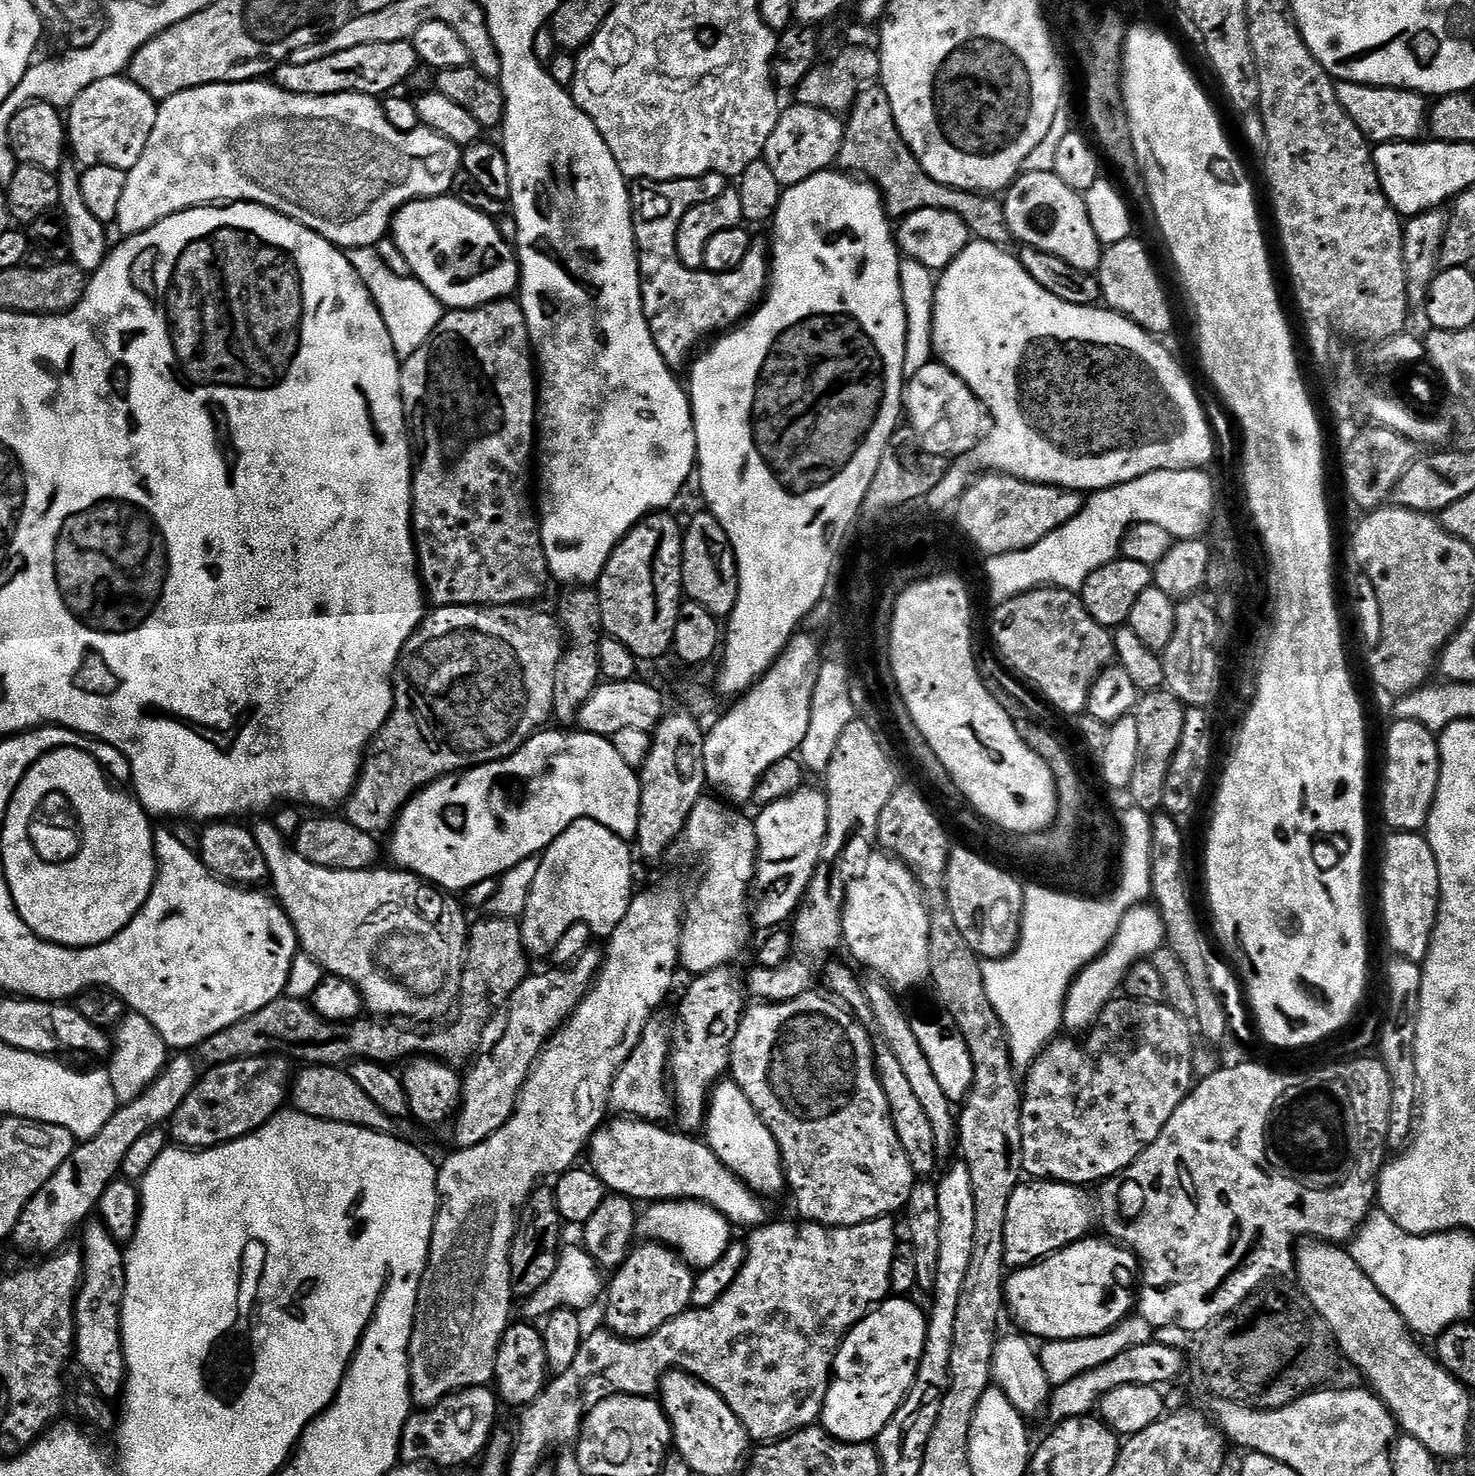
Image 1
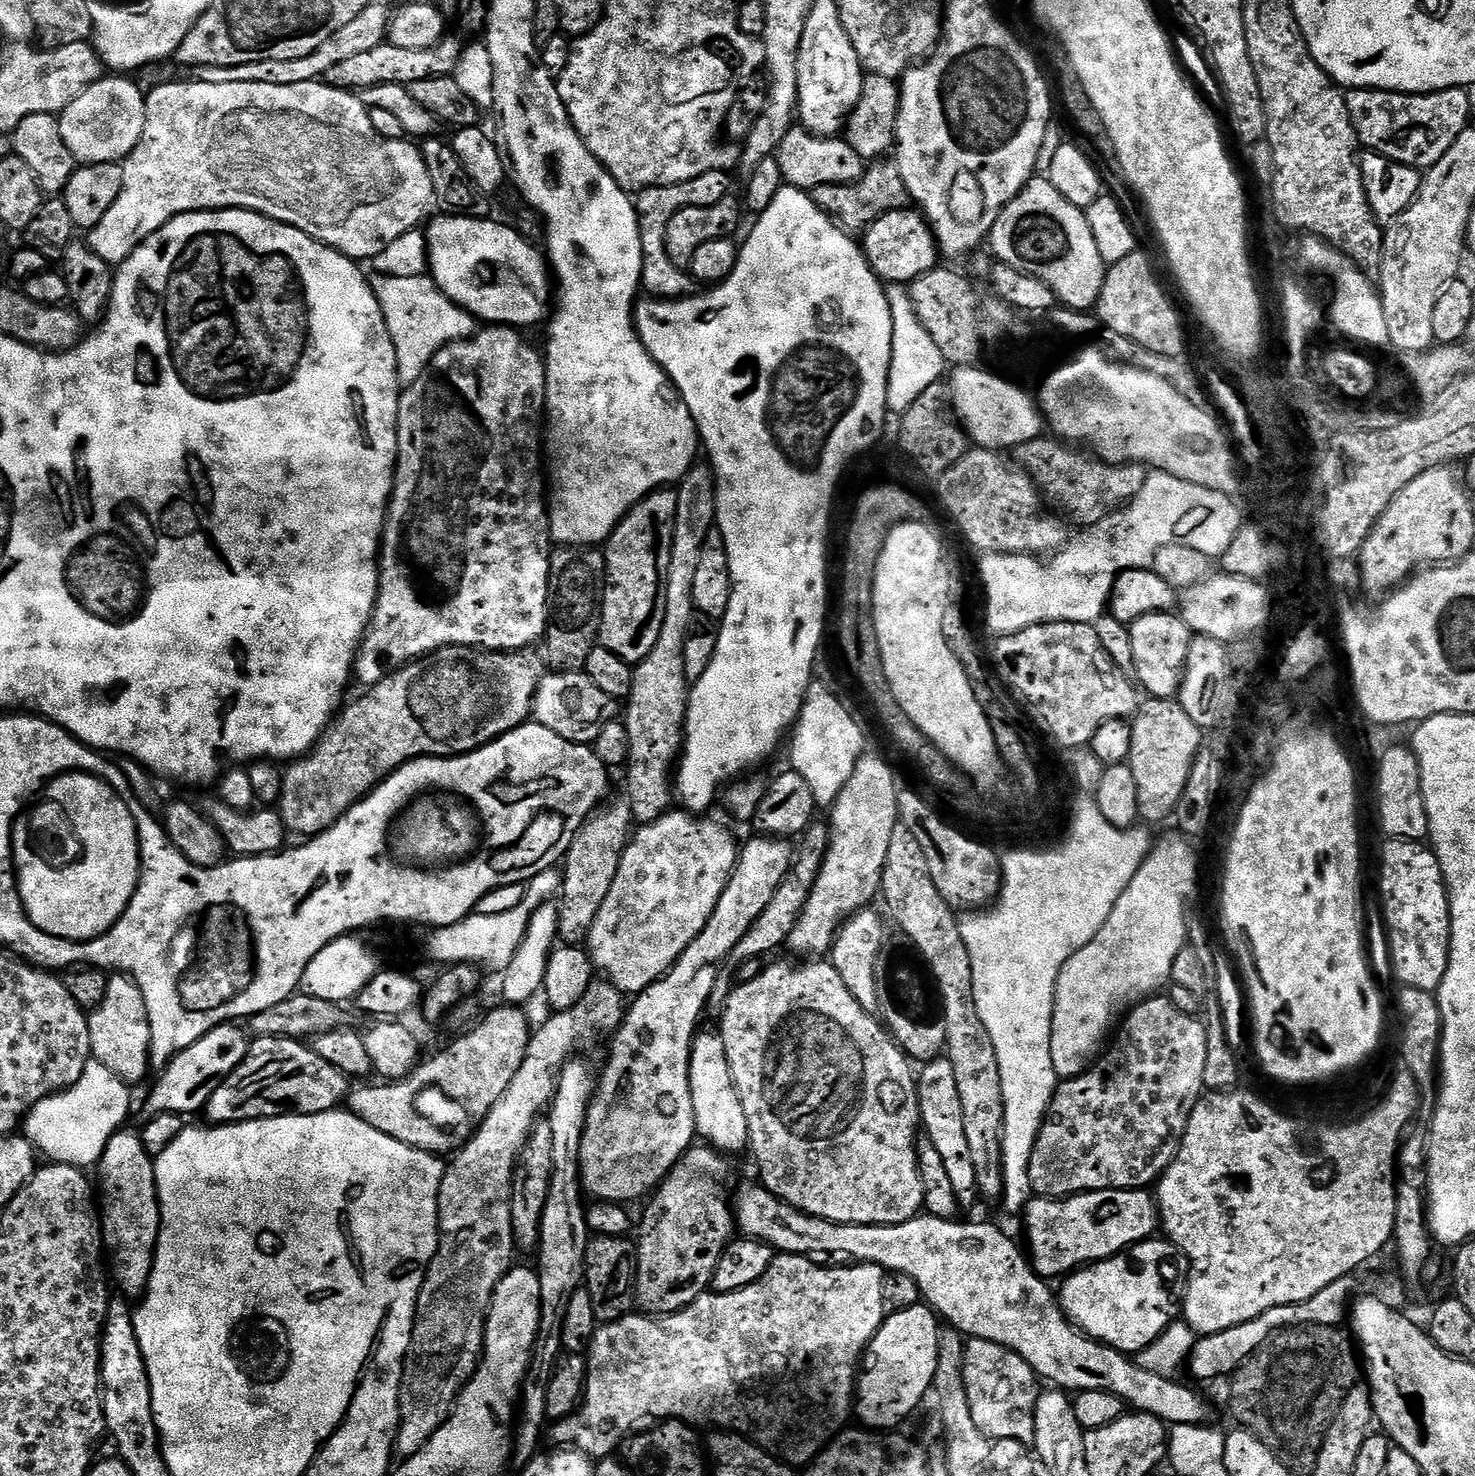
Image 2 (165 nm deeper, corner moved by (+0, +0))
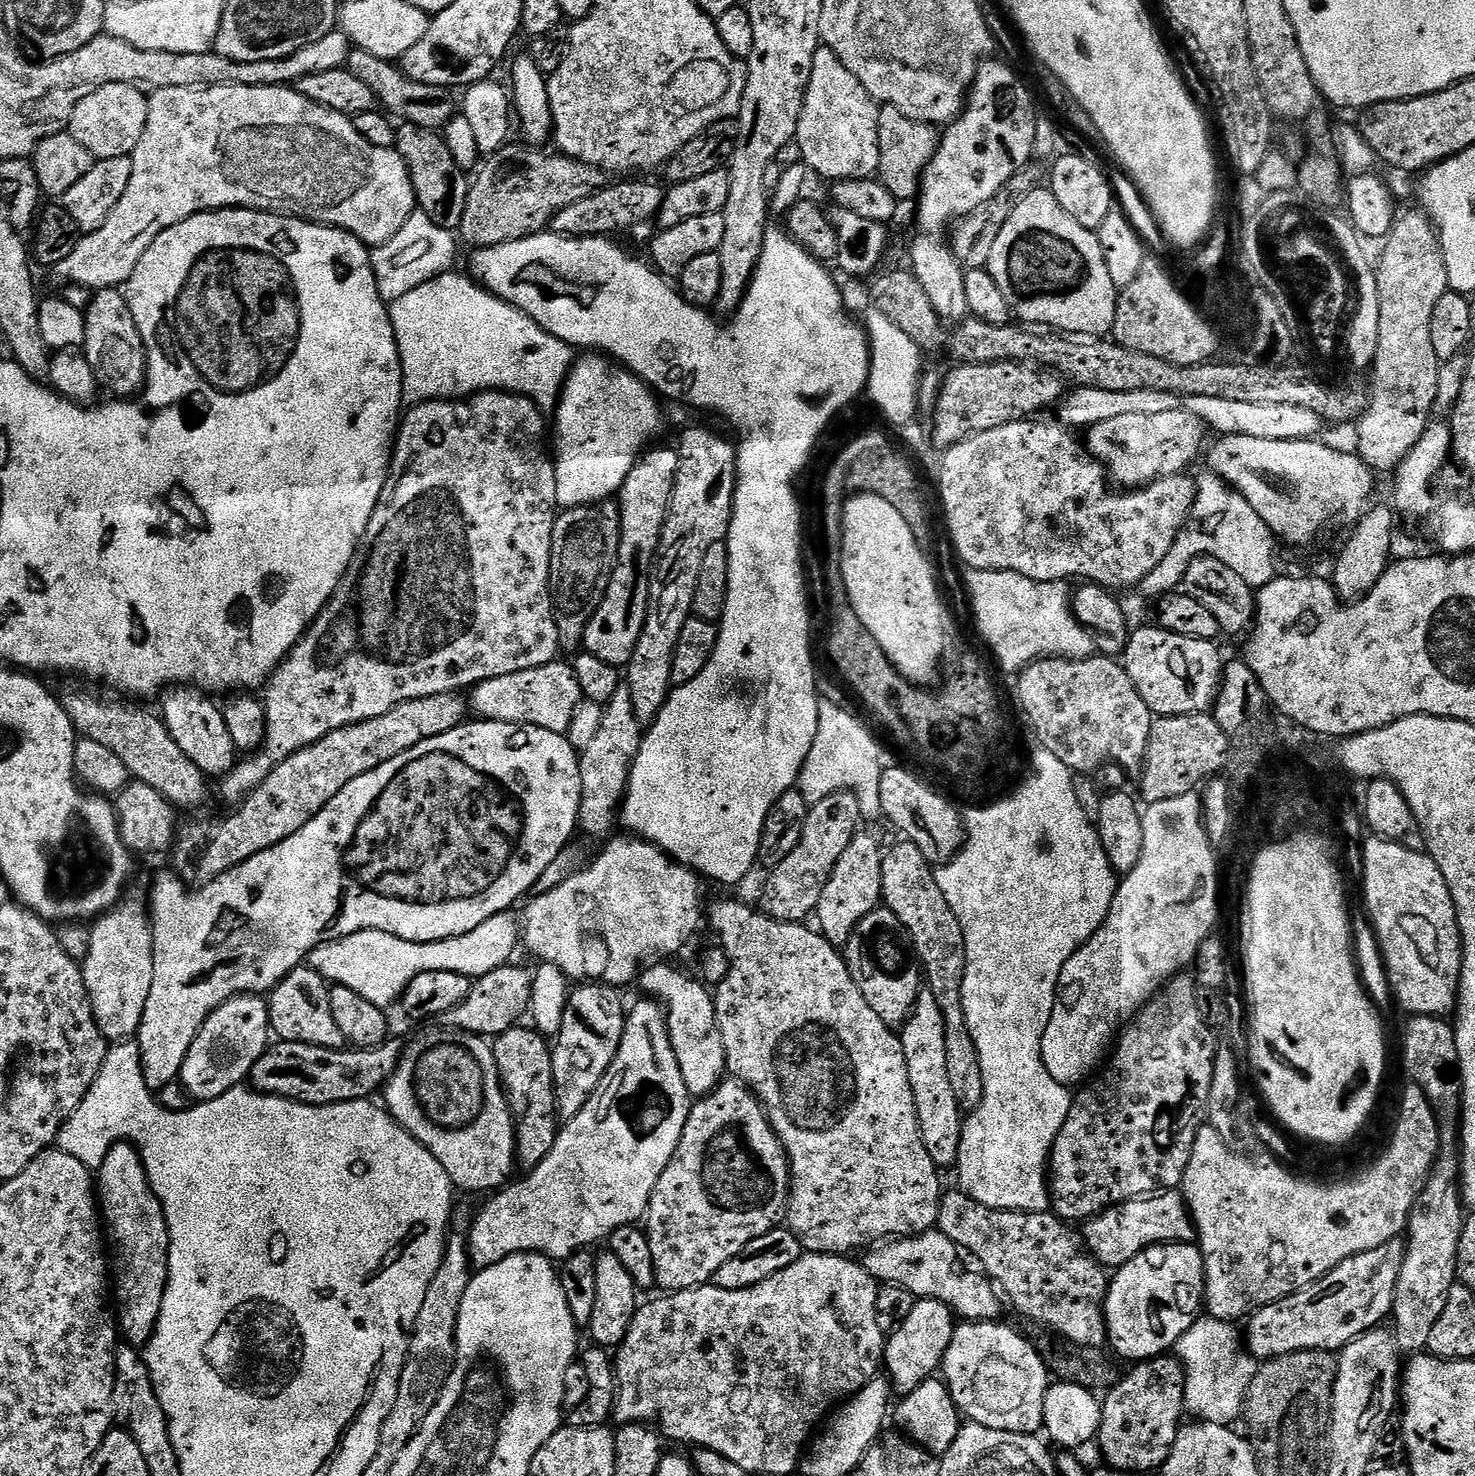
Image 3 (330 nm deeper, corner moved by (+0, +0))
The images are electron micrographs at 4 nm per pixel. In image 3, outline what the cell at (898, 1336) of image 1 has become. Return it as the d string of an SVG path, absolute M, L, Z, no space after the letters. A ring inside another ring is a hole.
M917 1299L914 1310L910 1310L910 1318L896 1327L884 1346L883 1367L893 1389L900 1391L901 1388L901 1393L907 1394L913 1392L923 1380L929 1379L935 1373L932 1371L935 1368L937 1371L943 1365L956 1326L951 1308L937 1300Z

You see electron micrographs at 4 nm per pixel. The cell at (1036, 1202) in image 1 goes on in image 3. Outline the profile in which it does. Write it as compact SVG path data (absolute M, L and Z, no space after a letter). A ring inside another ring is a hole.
M1176 1190L1107 1208L1087 1221L1083 1228L1082 1239L1088 1251L1108 1270L1120 1268L1155 1244L1191 1244L1196 1240L1196 1225L1192 1223L1183 1195Z

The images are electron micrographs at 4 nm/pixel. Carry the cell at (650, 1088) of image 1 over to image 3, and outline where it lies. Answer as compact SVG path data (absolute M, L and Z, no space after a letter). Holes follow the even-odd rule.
M643 999L627 1009L622 1042L610 1070L586 1106L561 1127L554 1150L527 1173L528 1180L517 1179L485 1199L484 1209L466 1232L468 1262L473 1269L489 1268L519 1252L537 1252L553 1262L563 1262L599 1240L607 1241L614 1230L645 1219L654 1186L682 1138L690 1097L670 1042L665 1009L655 999Z

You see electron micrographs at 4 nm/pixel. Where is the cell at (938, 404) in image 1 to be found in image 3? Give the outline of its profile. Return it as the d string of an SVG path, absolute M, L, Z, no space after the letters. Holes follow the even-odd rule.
M1077 387L1069 391L1055 409L1055 419L1069 430L1087 430L1098 422L1118 418L1118 414L1162 414L1184 407L1190 414L1203 420L1209 429L1223 436L1249 436L1250 438L1270 438L1271 440L1310 440L1319 437L1322 421L1318 414L1306 410L1304 406L1279 405L1277 403L1232 402L1225 398L1200 396L1182 397L1166 390L1130 390L1115 392L1101 388Z

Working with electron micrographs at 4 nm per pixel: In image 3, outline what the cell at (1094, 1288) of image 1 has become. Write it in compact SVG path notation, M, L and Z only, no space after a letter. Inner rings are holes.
M1195 1243L1155 1244L1115 1269L1104 1303L1108 1344L1128 1362L1171 1353L1206 1304L1204 1255Z

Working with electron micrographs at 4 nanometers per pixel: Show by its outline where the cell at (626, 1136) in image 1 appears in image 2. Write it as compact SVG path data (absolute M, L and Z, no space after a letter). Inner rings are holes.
M759 1182L753 1184L744 1184L737 1192L734 1192L734 1224L737 1229L740 1228L745 1237L753 1240L761 1240L764 1244L769 1244L773 1250L780 1254L787 1254L789 1256L808 1256L809 1254L816 1254L812 1252L829 1252L832 1256L849 1256L847 1259L852 1262L859 1262L862 1264L876 1264L879 1268L885 1269L888 1272L901 1272L902 1274L910 1274L910 1278L914 1278L914 1282L918 1282L918 1290L922 1297L923 1303L927 1304L937 1317L945 1325L957 1328L966 1338L973 1340L989 1340L990 1342L998 1342L998 1346L1006 1346L1010 1350L1014 1350L1014 1354L1018 1354L1027 1362L1032 1371L1036 1373L1041 1381L1049 1380L1049 1385L1055 1386L1060 1390L1069 1390L1068 1388L1076 1388L1077 1393L1082 1392L1109 1392L1114 1394L1120 1400L1123 1400L1129 1409L1137 1412L1149 1412L1151 1416L1158 1417L1163 1420L1165 1425L1173 1426L1175 1424L1196 1424L1207 1425L1208 1420L1208 1404L1190 1388L1183 1388L1179 1384L1179 1379L1169 1378L1166 1376L1159 1376L1150 1370L1146 1370L1142 1366L1136 1364L1135 1359L1129 1358L1123 1352L1117 1352L1115 1348L1108 1348L1104 1344L1092 1340L1089 1336L1085 1336L1080 1329L1074 1327L1071 1322L1064 1316L1061 1311L1057 1297L1052 1292L1049 1285L1046 1283L1044 1277L1039 1276L1037 1272L1032 1270L1029 1257L1025 1255L1020 1248L1007 1236L1004 1232L999 1232L992 1224L960 1224L956 1220L943 1220L942 1218L934 1218L927 1214L915 1216L913 1220L907 1220L901 1224L839 1224L838 1222L830 1222L823 1220L817 1216L811 1216L805 1212L800 1212L794 1206L790 1206L785 1200L779 1200L769 1188L765 1188Z

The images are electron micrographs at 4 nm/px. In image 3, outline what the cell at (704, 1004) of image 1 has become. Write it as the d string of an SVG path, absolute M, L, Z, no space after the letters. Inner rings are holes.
M852 791L830 794L808 810L808 820L800 831L798 846L778 866L767 873L768 881L764 884L764 893L760 896L759 907L765 916L775 920L804 922L815 913L818 898L830 882L830 874L846 851L846 846L861 831L862 819L859 812L859 799Z

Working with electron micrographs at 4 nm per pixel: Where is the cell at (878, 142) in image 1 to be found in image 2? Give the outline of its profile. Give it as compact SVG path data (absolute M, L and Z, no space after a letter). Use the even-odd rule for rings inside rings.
M892 162L869 163L864 169L864 177L857 183L818 186L811 189L810 195L813 202L849 234L863 233L869 224L888 212L901 211L907 205L904 203L909 203L910 200L906 186L900 177L900 171Z

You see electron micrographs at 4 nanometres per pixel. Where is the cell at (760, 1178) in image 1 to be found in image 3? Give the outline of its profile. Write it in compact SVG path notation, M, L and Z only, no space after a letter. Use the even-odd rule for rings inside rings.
M656 962L645 967L639 973L638 984L648 991L645 993L649 997L666 1006L670 1042L674 1046L688 1095L703 1098L722 1083L728 1066L726 1046L722 1046L722 1034L718 1030L716 1002L713 993L695 975L687 976L668 964L671 963Z

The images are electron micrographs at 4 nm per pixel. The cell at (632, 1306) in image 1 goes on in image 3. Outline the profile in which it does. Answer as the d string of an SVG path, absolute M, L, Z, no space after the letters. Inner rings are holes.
M728 1078L707 1096L697 1099L689 1107L682 1138L648 1203L646 1231L650 1254L654 1254L656 1288L668 1294L703 1288L724 1263L730 1262L734 1254L742 1254L754 1238L762 1238L762 1234L770 1234L770 1230L785 1223L791 1184L786 1150L751 1088L741 1080Z

